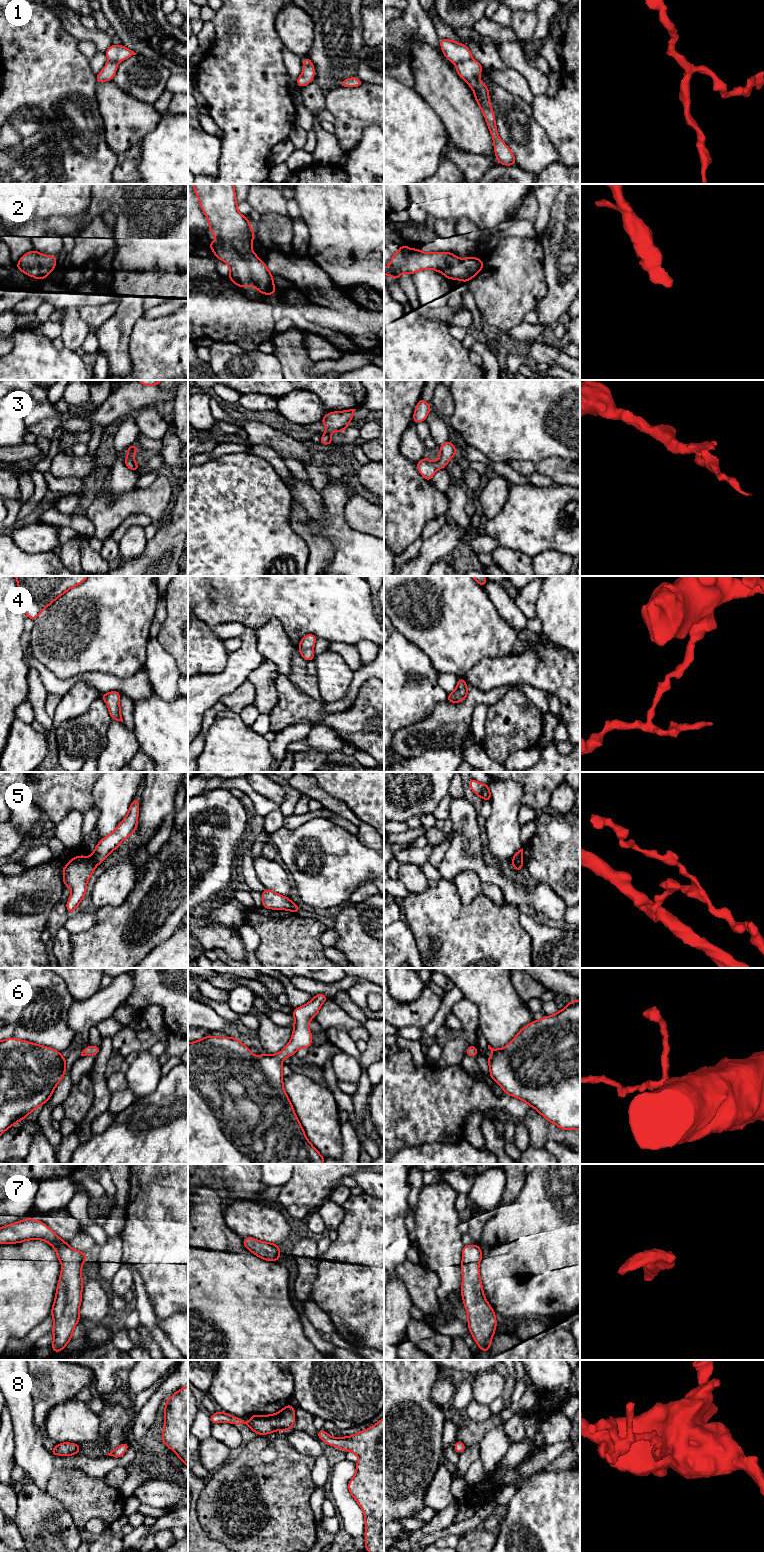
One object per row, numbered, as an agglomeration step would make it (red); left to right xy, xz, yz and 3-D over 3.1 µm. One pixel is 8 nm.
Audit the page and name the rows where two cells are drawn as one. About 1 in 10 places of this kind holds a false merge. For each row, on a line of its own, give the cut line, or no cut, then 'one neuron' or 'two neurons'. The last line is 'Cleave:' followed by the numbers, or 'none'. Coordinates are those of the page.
1: yz (471, 59), (456, 64) | two neurons
2: no cut | one neuron
3: no cut | one neuron
4: no cut | one neuron
5: yz (513, 857), (522, 861) | two neurons
6: no cut | one neuron
7: no cut | one neuron
8: no cut | one neuron
Cleave: 1, 5

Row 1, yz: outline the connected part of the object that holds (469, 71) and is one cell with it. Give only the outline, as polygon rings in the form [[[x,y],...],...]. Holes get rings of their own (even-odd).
[[[476,60],[466,61],[456,64],[456,70],[459,77],[469,84],[475,94],[474,98],[483,112],[489,131],[492,135],[495,157],[498,162],[506,166],[516,165],[513,152],[500,139],[497,133],[495,114],[491,109],[489,99],[489,89],[479,79],[480,73],[484,71],[481,64]]]

